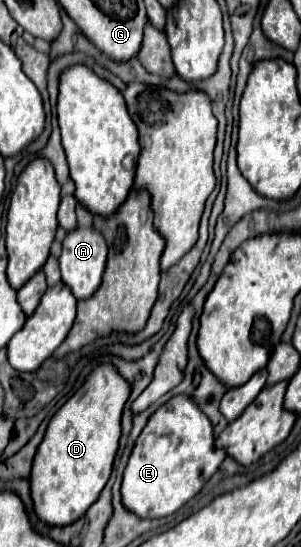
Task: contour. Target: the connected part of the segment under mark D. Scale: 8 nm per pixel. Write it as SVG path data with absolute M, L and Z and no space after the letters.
M99 364L93 372L85 378L83 386L55 412L51 418L45 438L37 448L33 470L31 470L31 498L35 504L35 512L41 520L53 526L67 526L81 518L87 508L99 498L103 486L109 480L113 460L119 448L121 438L121 414L123 406L131 394L131 386L123 380L113 364Z

